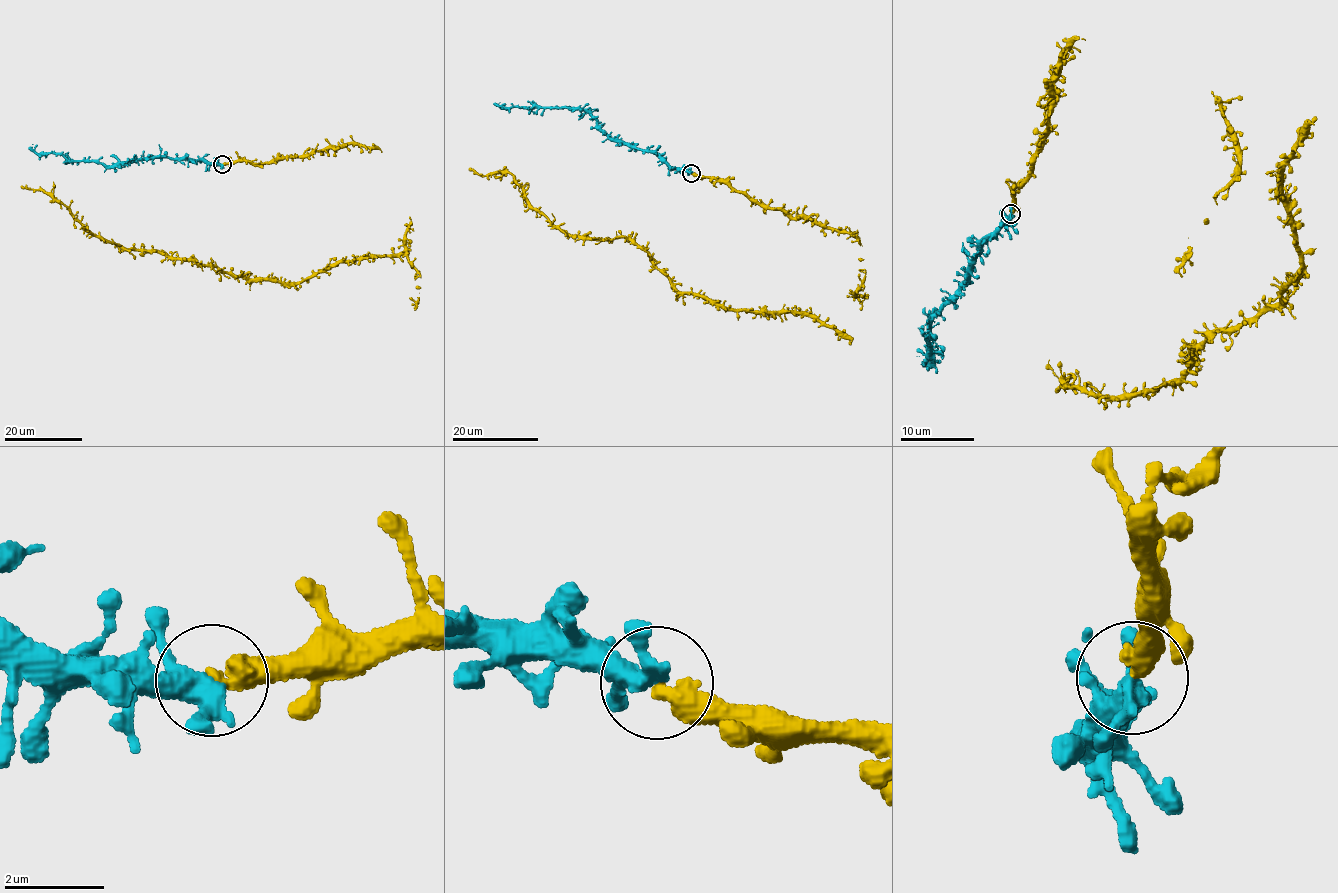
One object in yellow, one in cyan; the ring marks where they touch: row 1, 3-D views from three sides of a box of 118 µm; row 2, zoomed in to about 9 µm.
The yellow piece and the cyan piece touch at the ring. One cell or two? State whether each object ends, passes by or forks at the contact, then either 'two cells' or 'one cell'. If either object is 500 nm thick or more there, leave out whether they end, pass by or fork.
yellow ends | cyan forks | one cell

